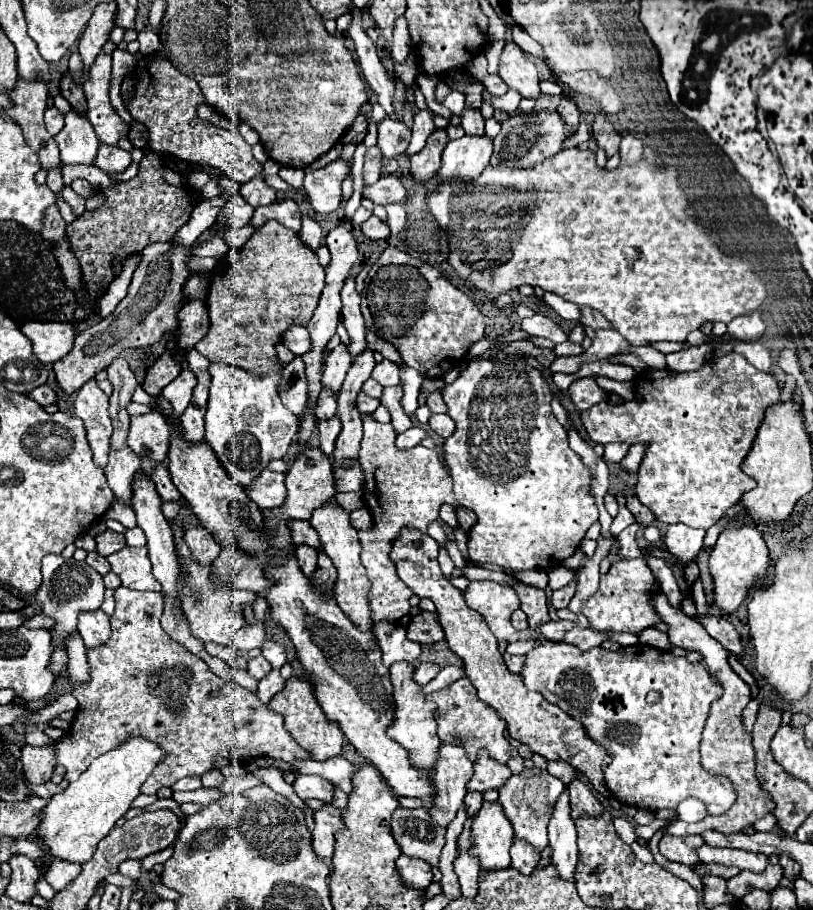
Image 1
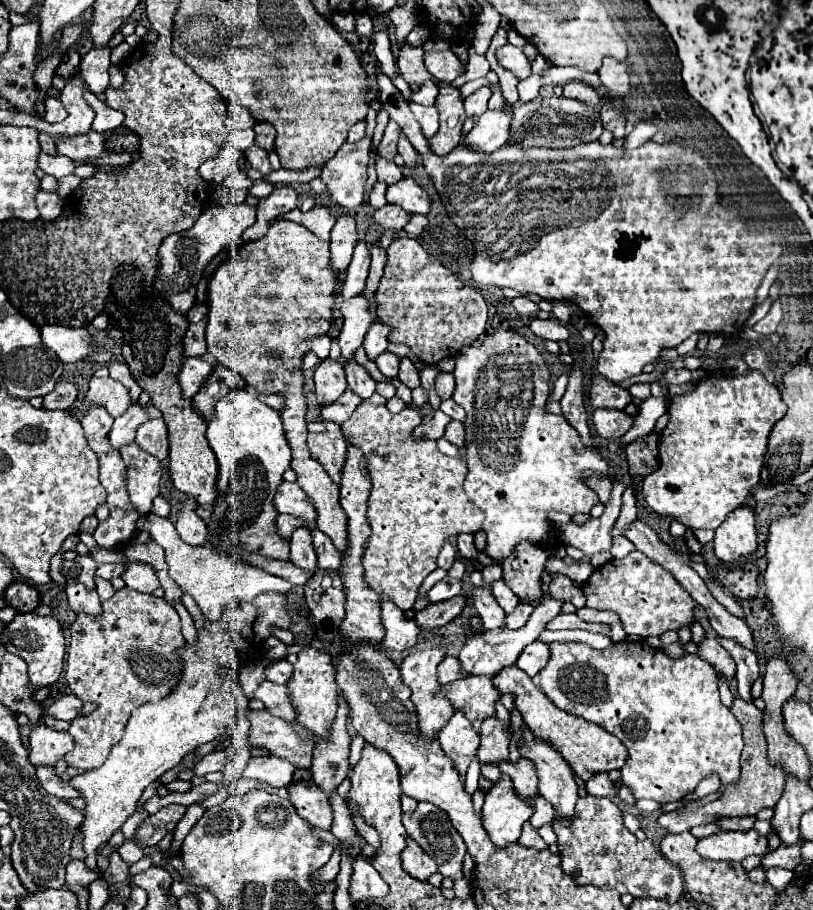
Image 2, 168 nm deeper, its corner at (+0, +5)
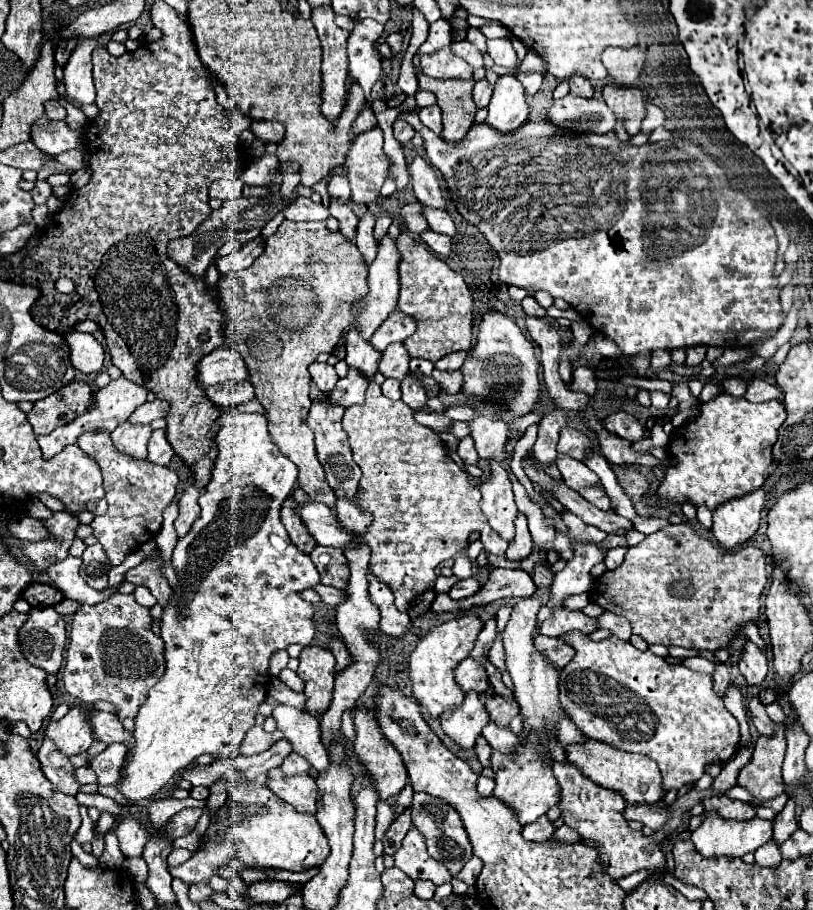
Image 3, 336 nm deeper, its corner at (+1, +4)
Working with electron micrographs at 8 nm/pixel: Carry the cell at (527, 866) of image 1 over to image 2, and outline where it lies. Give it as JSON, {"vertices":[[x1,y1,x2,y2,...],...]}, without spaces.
{"vertices":[[528,822,524,824,524,828,522,828,522,836,520,836,518,842,524,844,524,846,530,846,530,848,536,848,536,850,546,850,546,848,548,848,548,844,540,838,540,834,538,834]]}

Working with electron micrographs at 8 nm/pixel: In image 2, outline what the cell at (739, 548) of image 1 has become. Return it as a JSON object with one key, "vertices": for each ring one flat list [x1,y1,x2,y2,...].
{"vertices":[[740,506,716,528,714,554,724,564,734,564,748,558,758,548,758,532,754,510]]}

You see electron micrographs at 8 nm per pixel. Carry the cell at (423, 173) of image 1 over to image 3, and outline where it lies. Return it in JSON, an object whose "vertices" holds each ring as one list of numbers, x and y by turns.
{"vertices":[[417,73,419,87,437,95,437,103,443,111,443,133,445,141,461,141,469,127,473,125,477,107,473,103,473,85,475,81,461,81,461,79,447,79,437,81,429,79,423,73]]}

